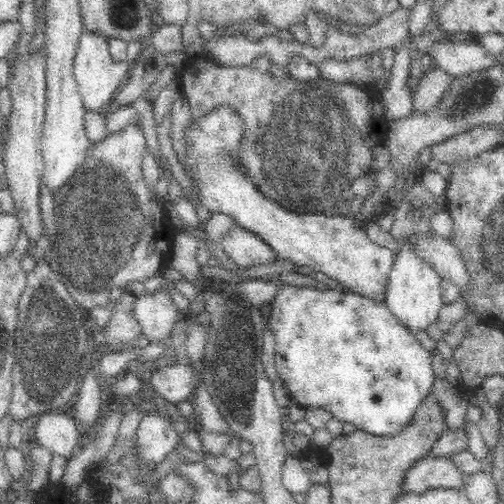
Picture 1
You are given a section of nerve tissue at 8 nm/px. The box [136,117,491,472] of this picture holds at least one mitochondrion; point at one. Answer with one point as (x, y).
(232, 370)

